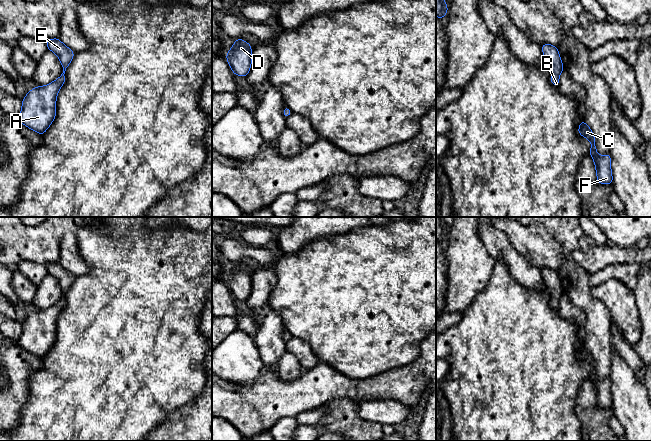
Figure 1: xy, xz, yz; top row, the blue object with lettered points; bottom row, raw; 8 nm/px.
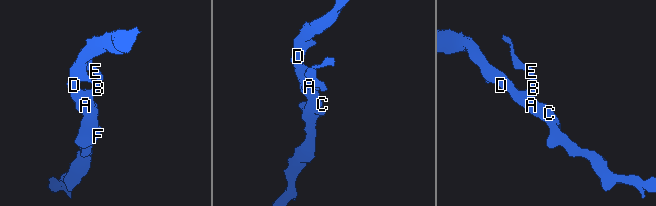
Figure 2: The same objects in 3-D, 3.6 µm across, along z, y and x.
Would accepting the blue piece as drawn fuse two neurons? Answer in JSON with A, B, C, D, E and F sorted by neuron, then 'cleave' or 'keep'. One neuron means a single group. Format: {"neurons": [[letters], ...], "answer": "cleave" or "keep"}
{"neurons": [["A", "B", "C", "D", "E", "F"]], "answer": "keep"}

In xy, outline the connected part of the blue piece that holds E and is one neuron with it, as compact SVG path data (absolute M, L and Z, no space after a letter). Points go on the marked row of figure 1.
M59 38L46 41L48 50L53 51L63 67L60 77L46 86L38 86L30 90L22 99L22 110L19 120L29 129L43 135L56 116L56 97L64 84L65 71L74 57L74 52L65 46Z

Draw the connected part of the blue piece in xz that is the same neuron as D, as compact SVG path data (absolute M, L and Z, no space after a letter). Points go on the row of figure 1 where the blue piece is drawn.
M237 38L232 48L227 52L226 59L234 75L246 77L251 68L252 46L246 41Z

